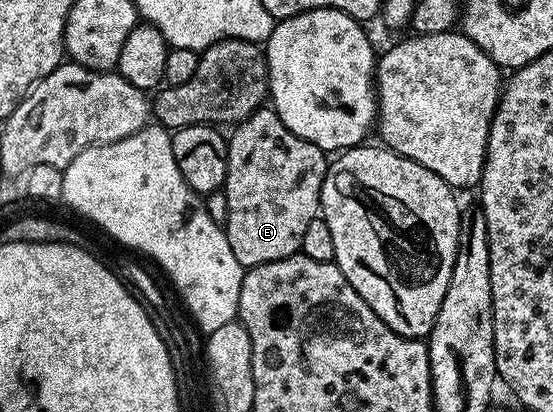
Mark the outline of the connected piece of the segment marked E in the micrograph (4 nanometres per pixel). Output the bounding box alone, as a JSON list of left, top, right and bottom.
[225,107,328,269]

